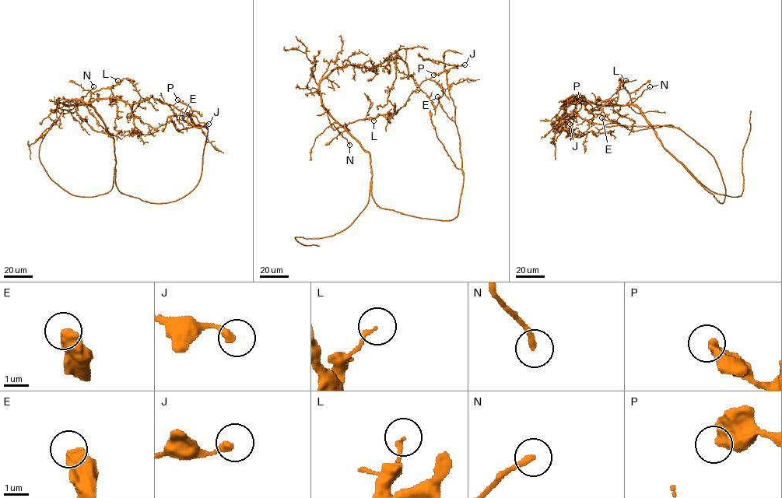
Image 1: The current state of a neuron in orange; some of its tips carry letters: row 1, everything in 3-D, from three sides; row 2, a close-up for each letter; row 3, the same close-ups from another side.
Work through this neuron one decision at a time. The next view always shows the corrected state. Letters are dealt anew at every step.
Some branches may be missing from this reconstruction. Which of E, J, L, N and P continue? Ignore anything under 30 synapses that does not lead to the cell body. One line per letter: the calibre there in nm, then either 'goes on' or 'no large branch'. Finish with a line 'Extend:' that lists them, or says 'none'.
E: 550 nm thick; no large branch
J: 280 nm thick; no large branch
L: 130 nm thick; no large branch
N: 240 nm thick; no large branch
P: 500 nm thick; no large branch
Extend: none

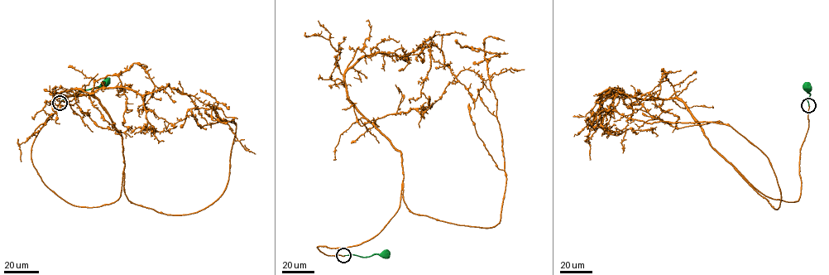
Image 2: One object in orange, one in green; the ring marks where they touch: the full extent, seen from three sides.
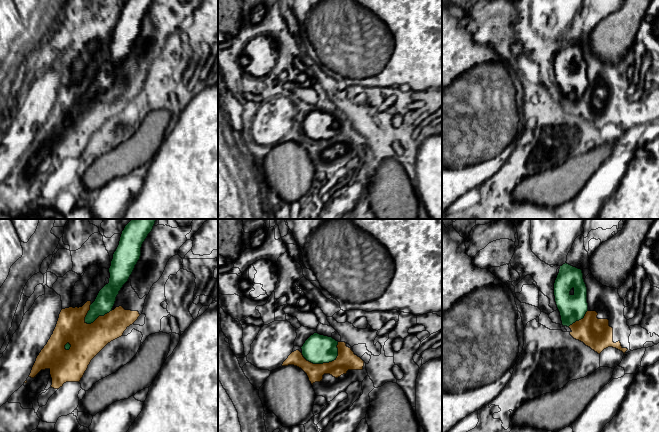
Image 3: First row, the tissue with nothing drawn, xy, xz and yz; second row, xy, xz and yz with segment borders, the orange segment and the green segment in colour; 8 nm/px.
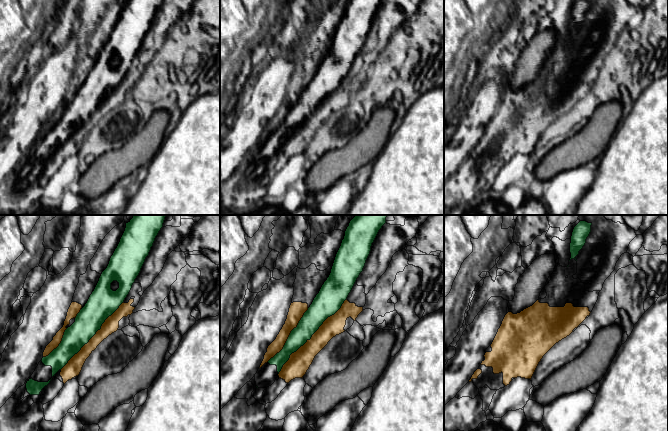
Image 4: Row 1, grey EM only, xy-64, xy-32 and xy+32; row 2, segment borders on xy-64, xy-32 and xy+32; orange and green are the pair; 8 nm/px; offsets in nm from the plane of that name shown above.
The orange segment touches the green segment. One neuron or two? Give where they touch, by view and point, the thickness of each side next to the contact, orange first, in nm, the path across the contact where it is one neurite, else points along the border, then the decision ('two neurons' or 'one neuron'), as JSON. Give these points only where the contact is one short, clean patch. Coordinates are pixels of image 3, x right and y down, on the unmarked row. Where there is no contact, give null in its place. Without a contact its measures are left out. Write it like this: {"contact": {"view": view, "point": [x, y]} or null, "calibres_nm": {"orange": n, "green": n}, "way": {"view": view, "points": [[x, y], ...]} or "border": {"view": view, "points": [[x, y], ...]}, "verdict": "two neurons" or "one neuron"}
{"contact": {"view": "xz", "point": [325, 139]}, "calibres_nm": {"orange": 160, "green": 240}, "verdict": "two neurons"}

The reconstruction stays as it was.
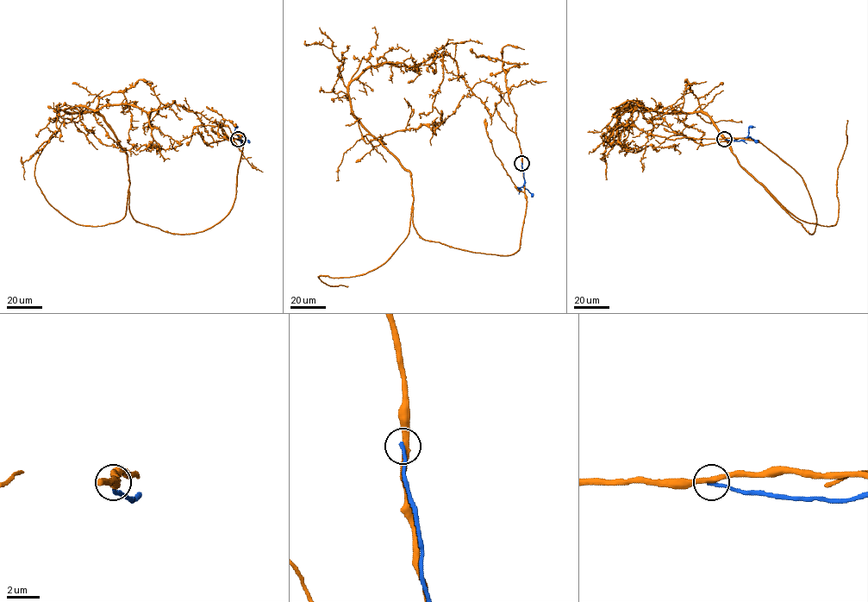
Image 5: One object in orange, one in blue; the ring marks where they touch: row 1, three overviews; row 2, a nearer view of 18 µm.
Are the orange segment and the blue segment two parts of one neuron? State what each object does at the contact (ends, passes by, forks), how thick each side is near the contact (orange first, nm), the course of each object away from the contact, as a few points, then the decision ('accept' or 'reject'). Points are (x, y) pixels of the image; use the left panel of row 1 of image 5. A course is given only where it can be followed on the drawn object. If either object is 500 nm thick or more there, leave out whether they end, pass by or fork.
orange passes by; blue ends; calibres 360 and 240 nm; course orange (238, 139), (234, 203), (209, 228), (140, 222), (128, 191), (120, 220), (84, 226), (34, 175), (65, 120); course blue (238, 139), (240, 140), (235, 133), (235, 127); reject

